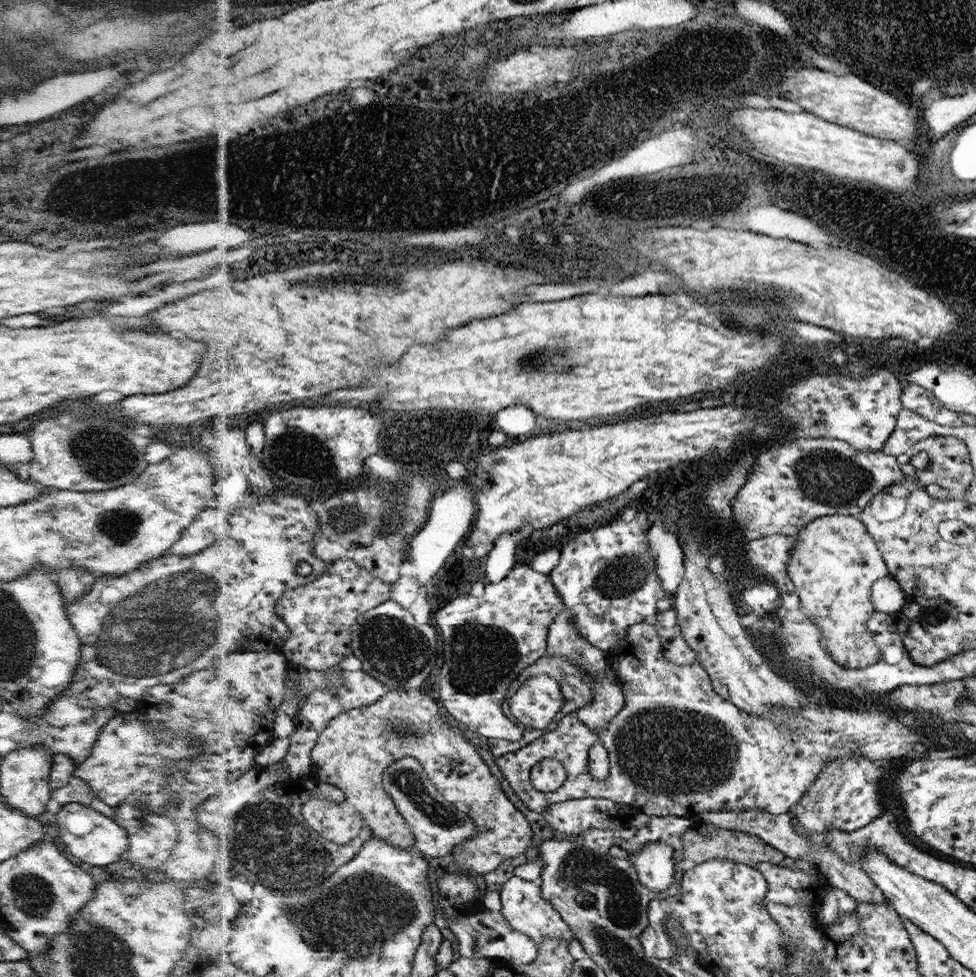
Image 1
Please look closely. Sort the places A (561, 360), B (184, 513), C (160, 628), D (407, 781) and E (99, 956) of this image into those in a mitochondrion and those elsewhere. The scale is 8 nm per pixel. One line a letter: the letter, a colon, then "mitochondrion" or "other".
A: mitochondrion
B: other
C: mitochondrion
D: mitochondrion
E: mitochondrion

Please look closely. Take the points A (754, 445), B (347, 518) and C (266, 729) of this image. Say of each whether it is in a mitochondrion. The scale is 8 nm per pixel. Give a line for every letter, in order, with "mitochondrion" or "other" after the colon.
A: other
B: mitochondrion
C: other

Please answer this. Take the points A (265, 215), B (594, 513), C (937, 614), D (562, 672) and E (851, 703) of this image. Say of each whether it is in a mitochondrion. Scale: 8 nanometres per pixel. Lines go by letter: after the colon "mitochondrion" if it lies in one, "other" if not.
A: other
B: other
C: other
D: other
E: other

